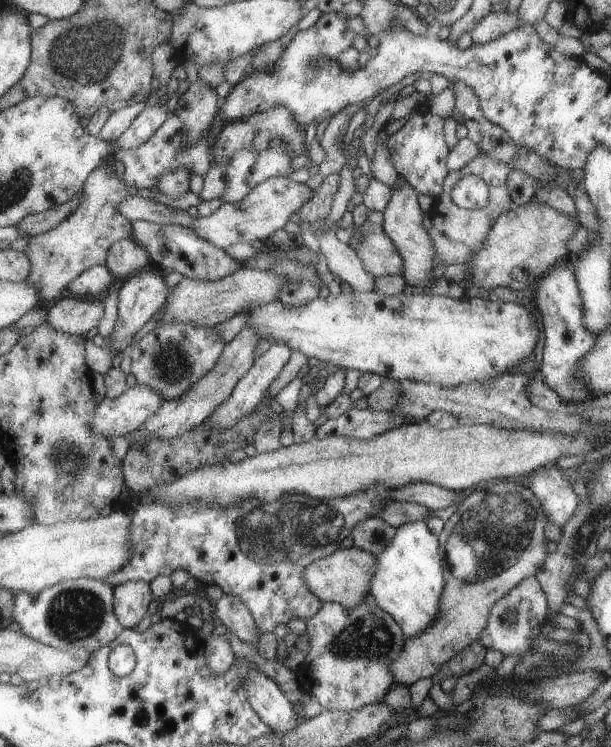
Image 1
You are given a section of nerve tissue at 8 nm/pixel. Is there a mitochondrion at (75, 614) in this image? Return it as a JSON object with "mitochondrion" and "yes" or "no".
{"mitochondrion":"yes"}

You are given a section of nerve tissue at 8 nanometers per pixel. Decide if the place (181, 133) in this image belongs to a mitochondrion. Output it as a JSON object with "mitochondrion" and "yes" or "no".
{"mitochondrion":"no"}

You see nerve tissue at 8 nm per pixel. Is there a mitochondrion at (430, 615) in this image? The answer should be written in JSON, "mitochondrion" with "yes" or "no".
{"mitochondrion":"no"}

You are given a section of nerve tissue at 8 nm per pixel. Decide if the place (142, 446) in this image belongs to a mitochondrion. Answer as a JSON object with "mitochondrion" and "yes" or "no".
{"mitochondrion":"no"}

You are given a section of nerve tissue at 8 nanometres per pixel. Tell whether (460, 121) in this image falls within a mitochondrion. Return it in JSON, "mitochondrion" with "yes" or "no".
{"mitochondrion":"no"}

